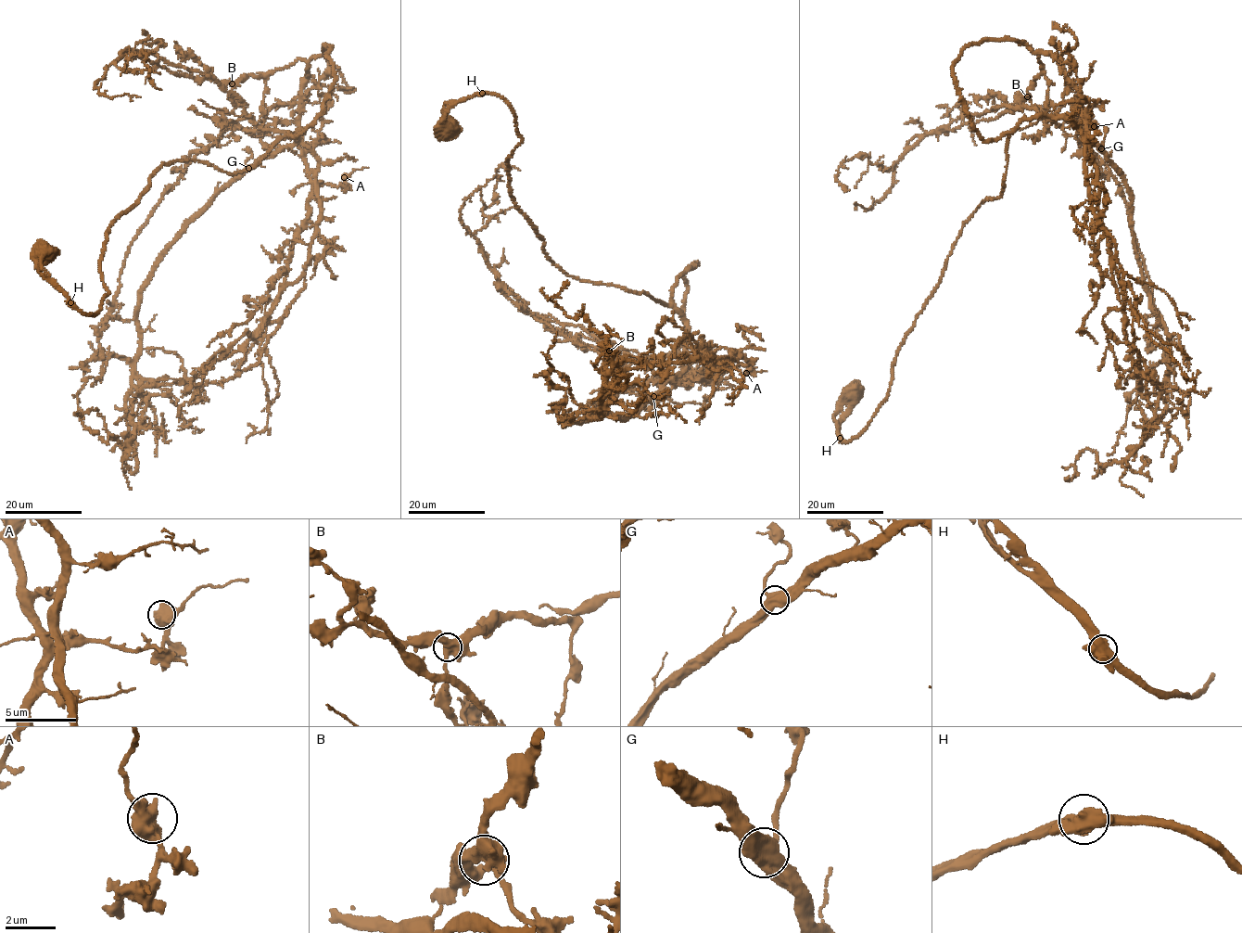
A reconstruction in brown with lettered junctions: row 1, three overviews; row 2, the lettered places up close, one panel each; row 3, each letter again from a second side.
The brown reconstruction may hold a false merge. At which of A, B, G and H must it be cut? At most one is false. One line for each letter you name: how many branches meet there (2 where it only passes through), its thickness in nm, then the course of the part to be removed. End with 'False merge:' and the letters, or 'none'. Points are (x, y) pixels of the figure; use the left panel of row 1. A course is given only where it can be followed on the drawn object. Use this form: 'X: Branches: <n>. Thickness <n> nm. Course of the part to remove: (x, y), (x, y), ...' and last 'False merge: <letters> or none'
False merge: none

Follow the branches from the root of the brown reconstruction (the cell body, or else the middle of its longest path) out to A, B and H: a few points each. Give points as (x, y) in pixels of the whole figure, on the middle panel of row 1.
A: (449, 127), (459, 101), (503, 97), (522, 139), (510, 195), (547, 256), (675, 307), (690, 358), (746, 373)
B: (449, 127), (503, 97), (547, 256), (685, 323), (650, 360), (681, 379), (609, 351)
H: (449, 127), (444, 118), (452, 107), (481, 93)

